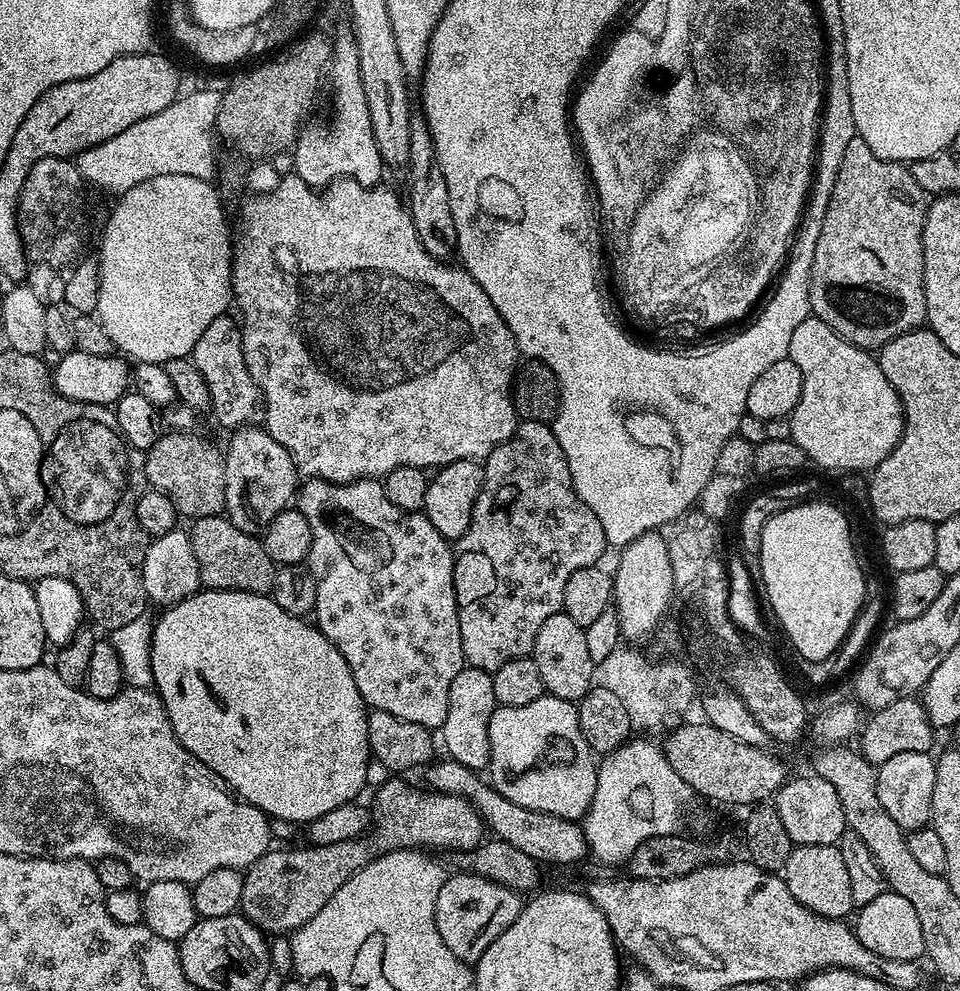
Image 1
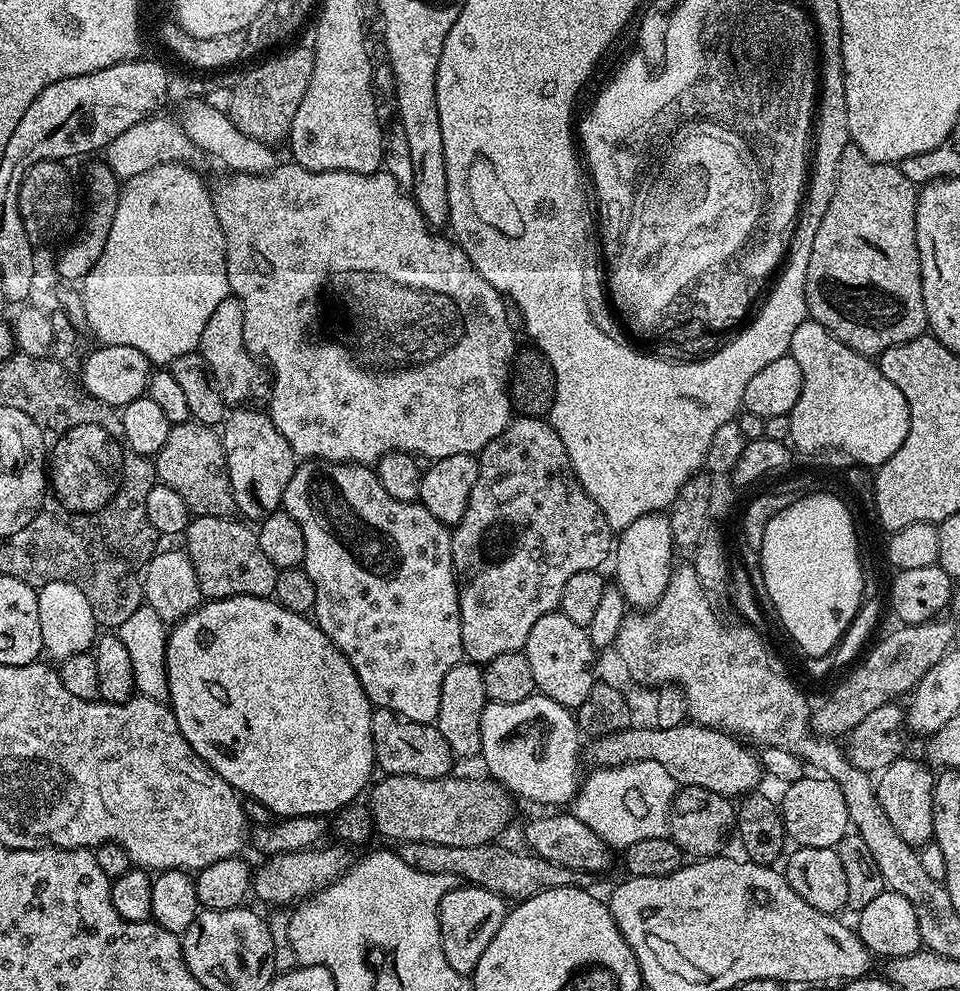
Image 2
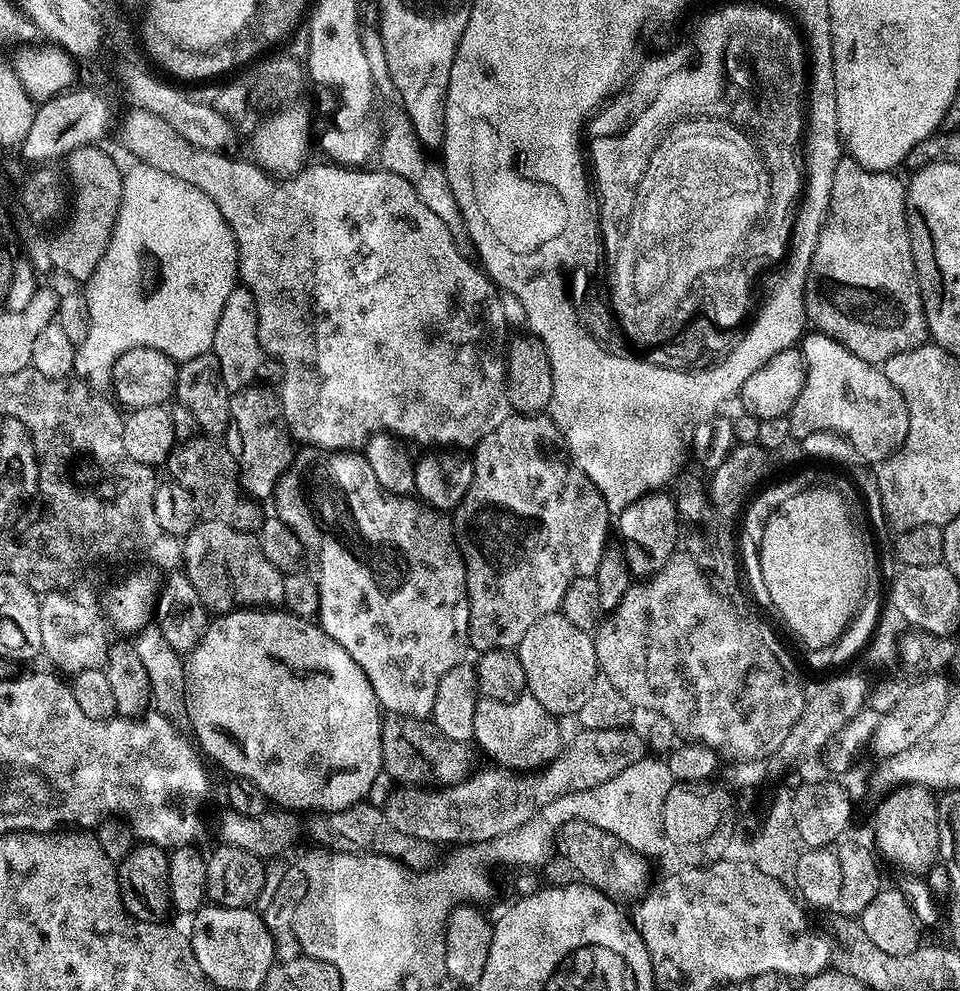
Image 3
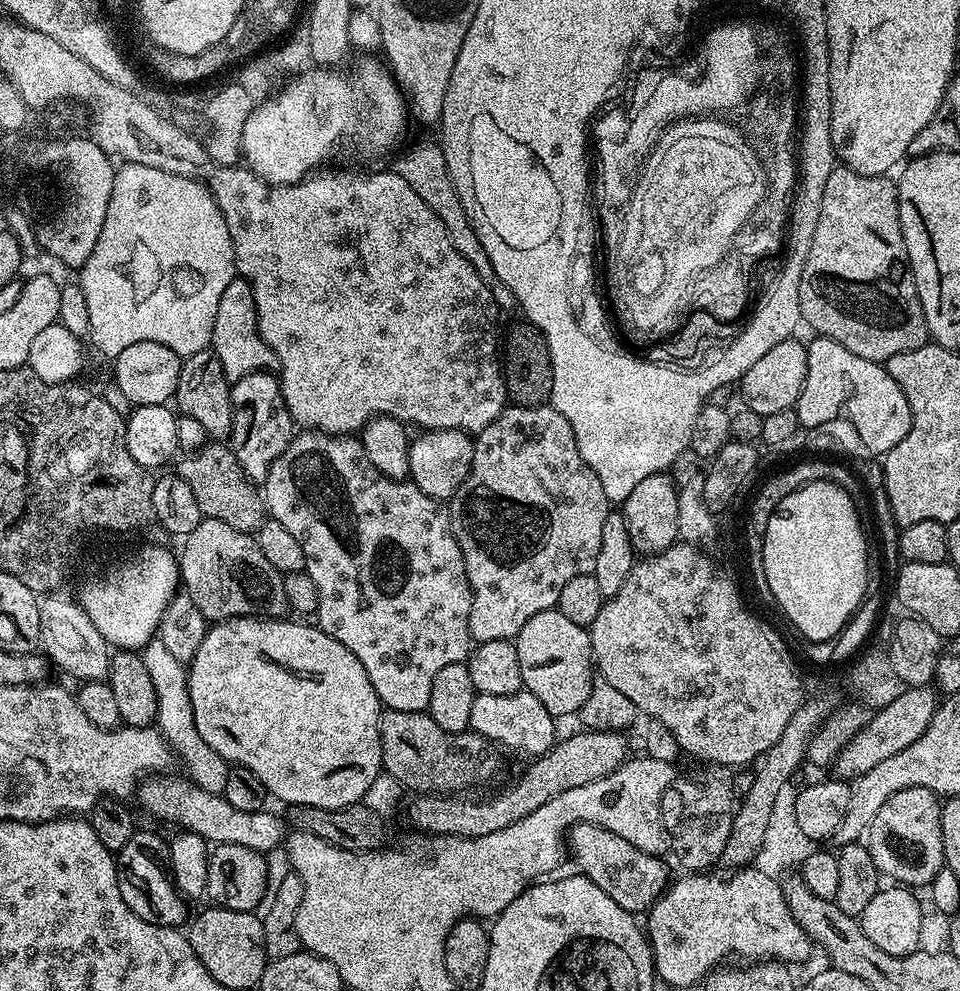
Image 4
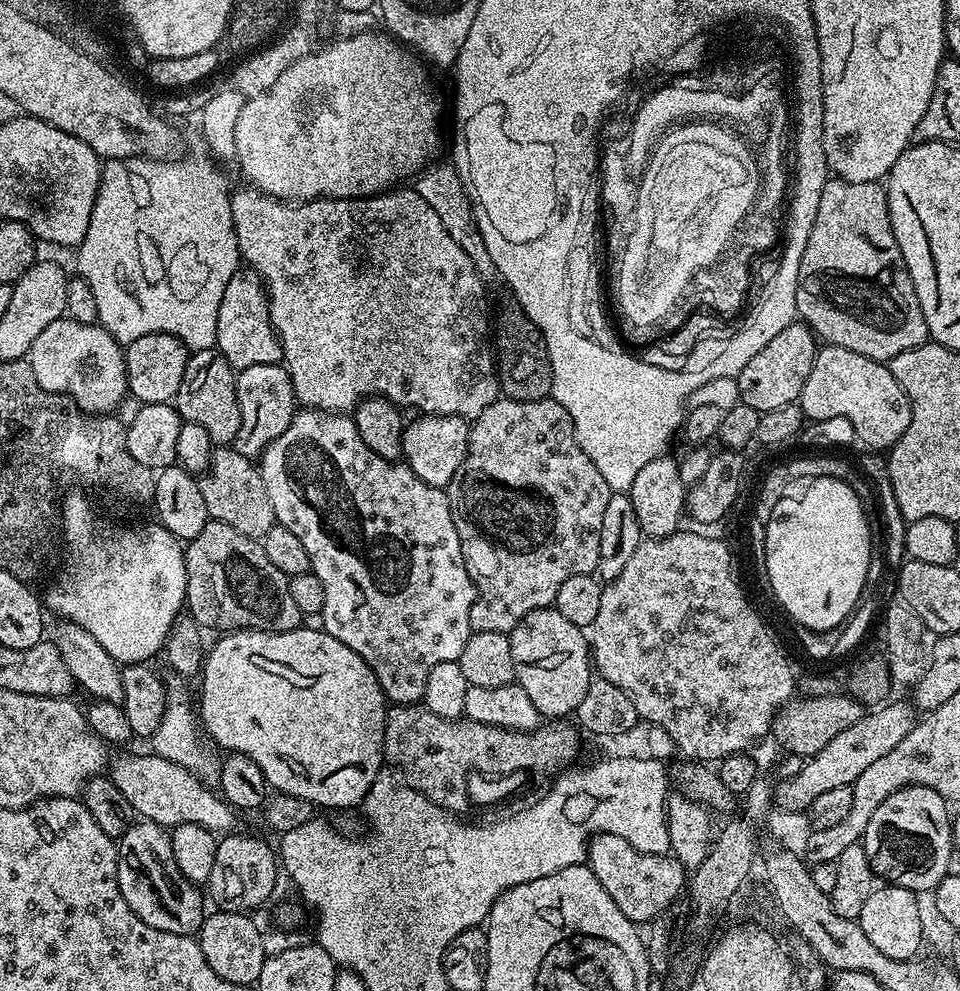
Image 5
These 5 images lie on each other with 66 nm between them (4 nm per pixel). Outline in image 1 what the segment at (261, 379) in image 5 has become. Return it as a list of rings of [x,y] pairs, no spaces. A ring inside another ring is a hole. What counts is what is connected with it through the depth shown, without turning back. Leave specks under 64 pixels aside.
[[[245,426],[231,433],[228,452],[223,453],[226,478],[226,502],[228,519],[246,534],[259,537],[270,522],[293,503],[298,492],[298,473],[292,455],[269,434],[267,427]]]

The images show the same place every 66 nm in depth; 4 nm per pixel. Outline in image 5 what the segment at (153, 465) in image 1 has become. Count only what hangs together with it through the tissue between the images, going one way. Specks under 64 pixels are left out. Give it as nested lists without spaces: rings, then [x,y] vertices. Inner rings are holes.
[[[234,446],[213,447],[208,469],[199,477],[202,498],[209,517],[246,534],[246,538],[263,541],[266,530],[276,524],[274,505],[266,494],[259,467],[249,457],[238,454]]]

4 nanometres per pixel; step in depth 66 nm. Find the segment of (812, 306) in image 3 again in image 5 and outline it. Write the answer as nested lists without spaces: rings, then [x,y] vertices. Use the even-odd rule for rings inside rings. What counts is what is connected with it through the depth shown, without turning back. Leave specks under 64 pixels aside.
[[[829,178],[826,186],[822,186],[818,218],[814,218],[810,238],[806,238],[806,250],[798,266],[796,310],[799,319],[825,345],[854,350],[854,354],[862,354],[862,358],[871,360],[893,360],[902,354],[902,350],[917,348],[929,339],[926,318],[922,318],[922,306],[918,306],[918,294],[914,294],[914,282],[910,282],[910,270],[906,270],[902,250],[898,250],[898,238],[894,238],[894,230],[890,226],[888,190],[883,183]]]

